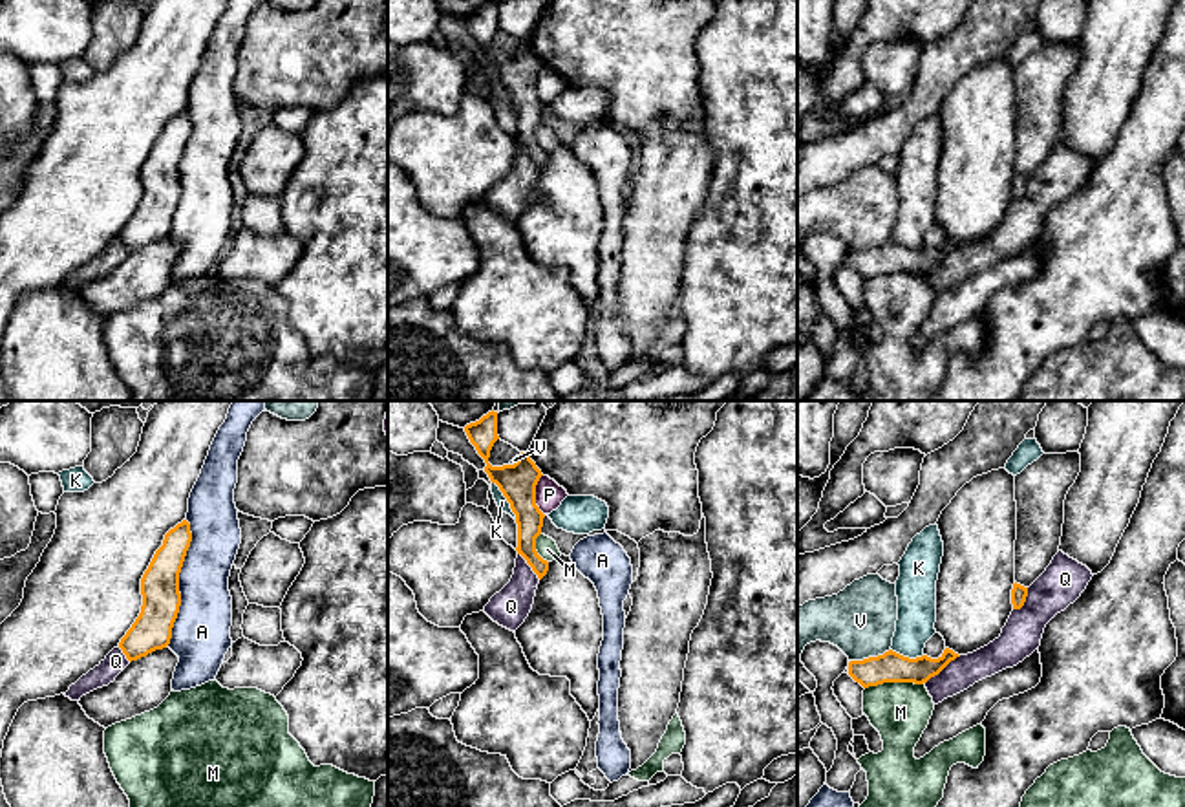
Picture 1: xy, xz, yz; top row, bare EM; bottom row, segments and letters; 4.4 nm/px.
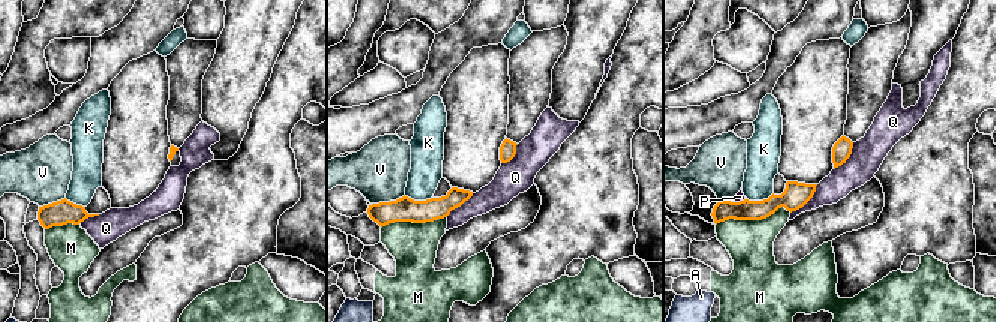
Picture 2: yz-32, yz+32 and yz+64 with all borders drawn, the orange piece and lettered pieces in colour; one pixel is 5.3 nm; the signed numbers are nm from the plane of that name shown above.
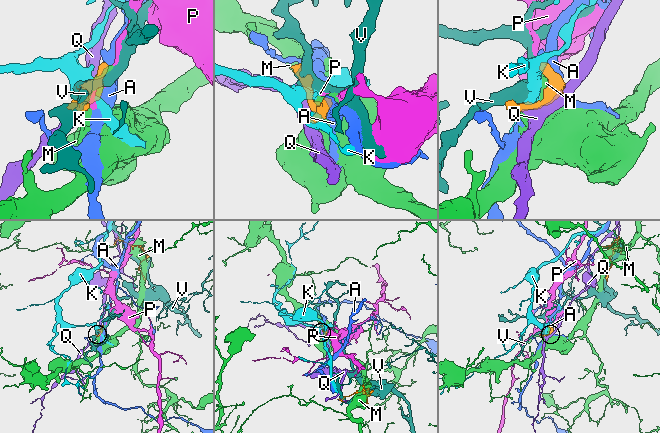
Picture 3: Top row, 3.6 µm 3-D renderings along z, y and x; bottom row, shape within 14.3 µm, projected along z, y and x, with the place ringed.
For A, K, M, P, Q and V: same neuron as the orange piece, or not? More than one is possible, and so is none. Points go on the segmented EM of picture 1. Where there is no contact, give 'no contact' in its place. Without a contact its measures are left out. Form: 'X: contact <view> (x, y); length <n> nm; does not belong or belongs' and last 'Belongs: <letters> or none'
A: contact xy (178, 582); length 550 nm; does not belong
K: contact xz (507, 500); length 200 nm; does not belong
M: contact yz (893, 681); length 260 nm; does not belong
P: contact xz (534, 494); length 180 nm; does not belong
Q: contact yz (940, 670); length 220 nm; belongs
V: contact yz (869, 657); length 190 nm; does not belong
Belongs: Q

